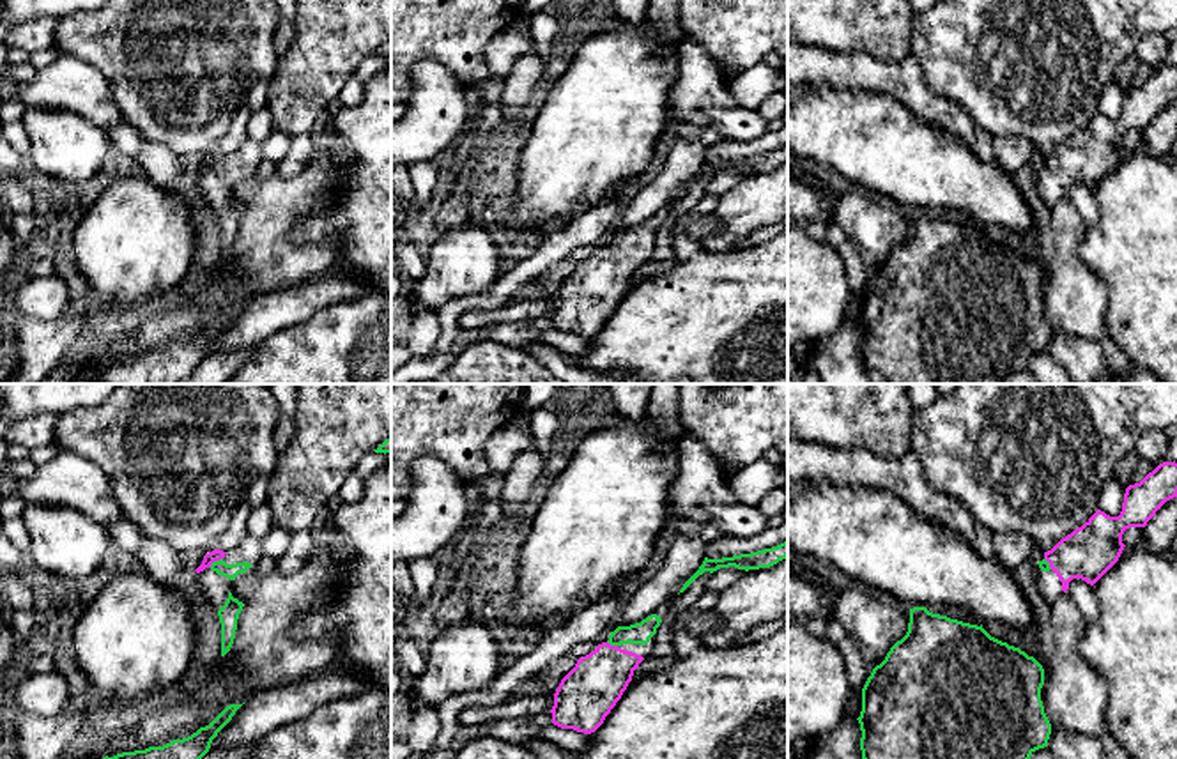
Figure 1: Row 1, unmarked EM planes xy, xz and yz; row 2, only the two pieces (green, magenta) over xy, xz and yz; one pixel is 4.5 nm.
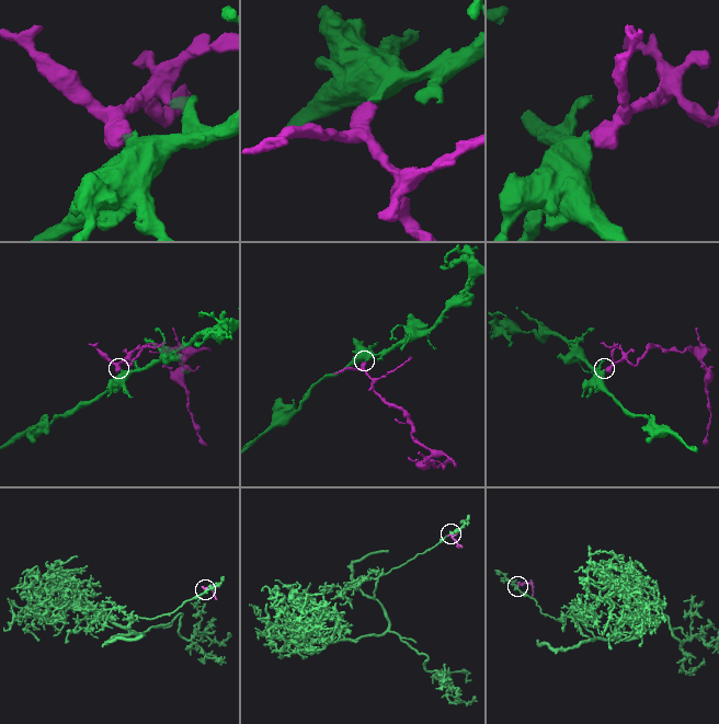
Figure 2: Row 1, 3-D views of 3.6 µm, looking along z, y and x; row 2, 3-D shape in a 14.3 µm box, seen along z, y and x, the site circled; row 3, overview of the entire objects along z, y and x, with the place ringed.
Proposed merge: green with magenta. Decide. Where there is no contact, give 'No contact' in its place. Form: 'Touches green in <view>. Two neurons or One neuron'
Touches green in xy. One neuron

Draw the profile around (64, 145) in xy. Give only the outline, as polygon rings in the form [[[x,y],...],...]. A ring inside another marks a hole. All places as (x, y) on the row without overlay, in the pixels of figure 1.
[[[25,108],[21,124],[30,138],[28,166],[60,182],[85,182],[112,150],[106,129],[73,111]]]

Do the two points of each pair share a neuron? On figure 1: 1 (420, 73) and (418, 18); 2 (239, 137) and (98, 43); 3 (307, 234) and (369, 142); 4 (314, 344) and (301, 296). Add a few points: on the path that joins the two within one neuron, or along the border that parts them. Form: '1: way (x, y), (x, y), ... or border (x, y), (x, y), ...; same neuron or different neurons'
1: border (459, 78), (420, 61), (411, 69), (409, 96); different neurons
2: border (245, 103), (234, 115), (216, 151); different neurons
3: way (333, 220), (369, 184), (369, 168); same neuron
4: border (347, 301), (328, 305), (271, 337); different neurons

